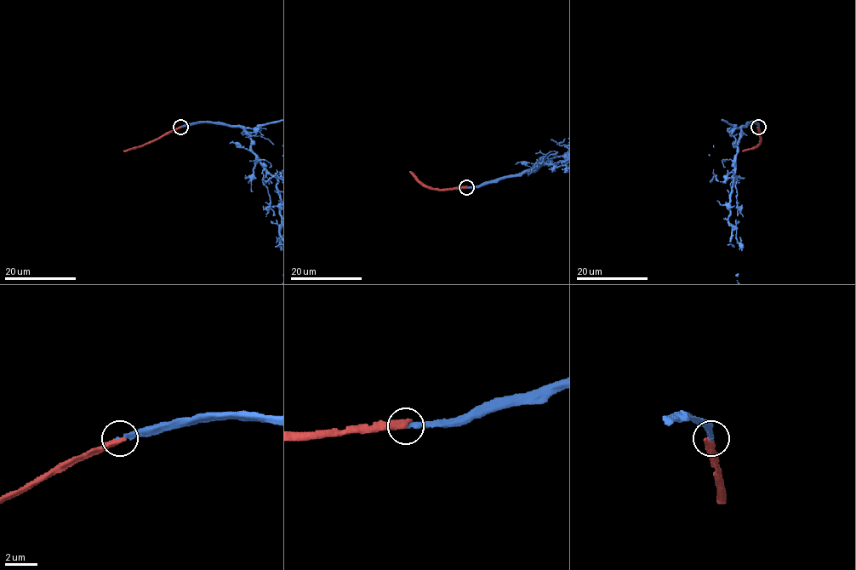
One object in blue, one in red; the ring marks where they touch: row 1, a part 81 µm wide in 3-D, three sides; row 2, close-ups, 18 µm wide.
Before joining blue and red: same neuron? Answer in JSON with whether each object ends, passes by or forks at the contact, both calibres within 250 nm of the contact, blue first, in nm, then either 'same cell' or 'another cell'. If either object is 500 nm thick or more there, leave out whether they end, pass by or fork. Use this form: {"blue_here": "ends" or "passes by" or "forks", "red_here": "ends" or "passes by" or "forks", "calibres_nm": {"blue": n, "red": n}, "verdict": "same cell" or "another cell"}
{"blue_here": "ends", "red_here": "ends", "calibres_nm": {"blue": 260, "red": 420}, "verdict": "same cell"}

